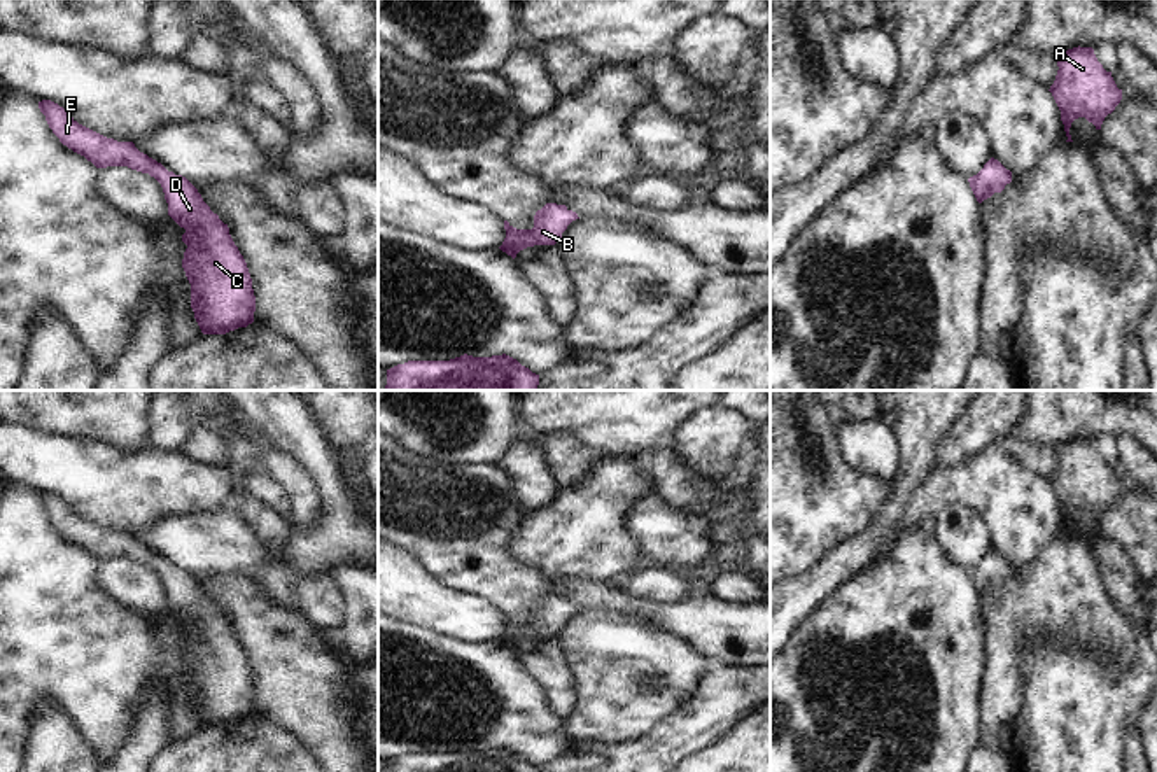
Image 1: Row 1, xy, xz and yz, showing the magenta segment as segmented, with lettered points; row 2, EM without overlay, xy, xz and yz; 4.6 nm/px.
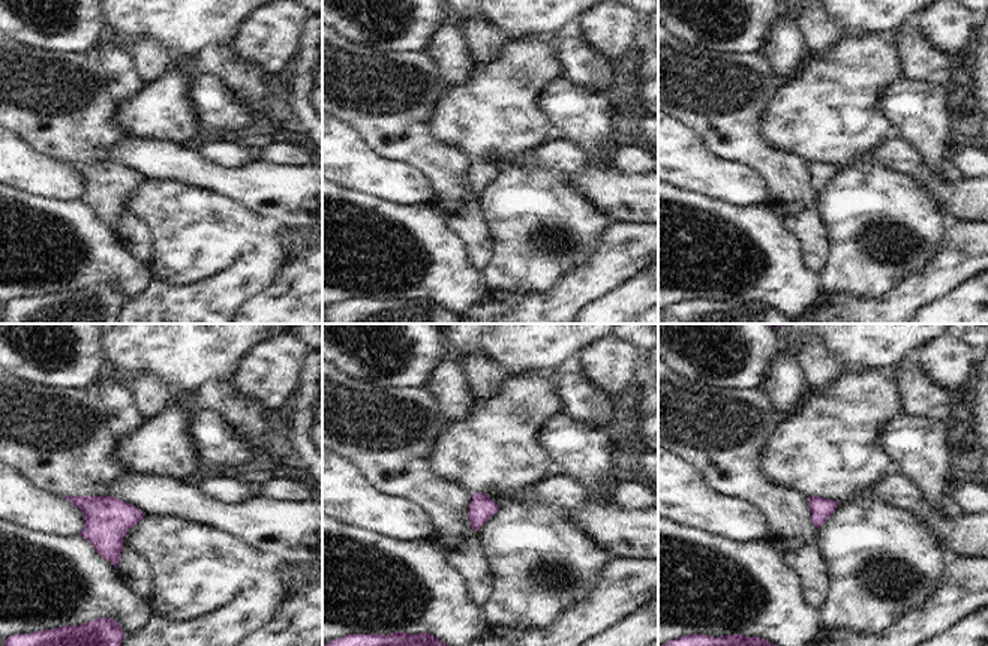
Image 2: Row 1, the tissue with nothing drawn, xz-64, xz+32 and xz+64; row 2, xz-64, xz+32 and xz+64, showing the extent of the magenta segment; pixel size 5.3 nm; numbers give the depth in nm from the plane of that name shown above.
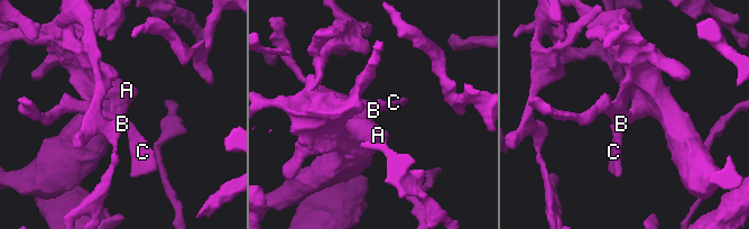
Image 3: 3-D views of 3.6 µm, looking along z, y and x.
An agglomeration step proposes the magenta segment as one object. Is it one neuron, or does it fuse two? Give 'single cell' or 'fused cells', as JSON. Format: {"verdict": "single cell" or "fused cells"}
{"verdict": "single cell"}

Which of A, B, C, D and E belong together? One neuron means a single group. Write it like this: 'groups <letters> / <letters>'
groups A B C D E

